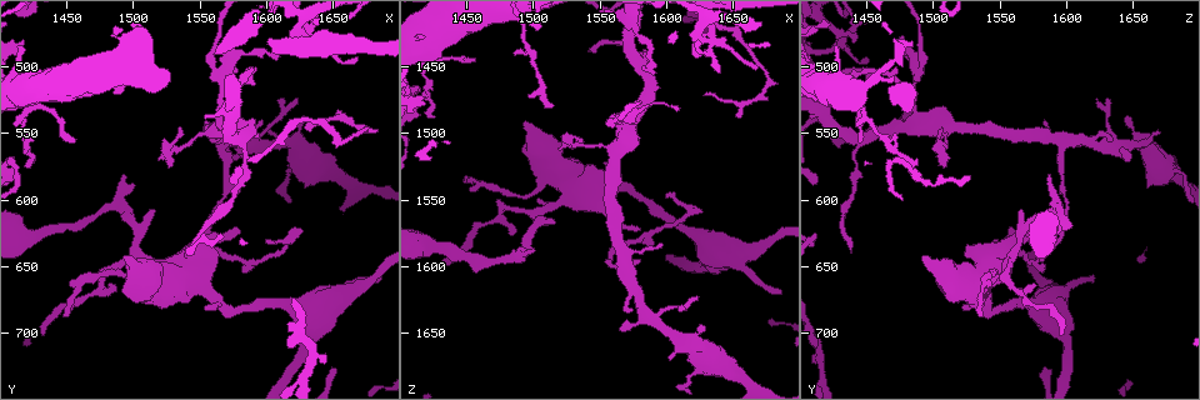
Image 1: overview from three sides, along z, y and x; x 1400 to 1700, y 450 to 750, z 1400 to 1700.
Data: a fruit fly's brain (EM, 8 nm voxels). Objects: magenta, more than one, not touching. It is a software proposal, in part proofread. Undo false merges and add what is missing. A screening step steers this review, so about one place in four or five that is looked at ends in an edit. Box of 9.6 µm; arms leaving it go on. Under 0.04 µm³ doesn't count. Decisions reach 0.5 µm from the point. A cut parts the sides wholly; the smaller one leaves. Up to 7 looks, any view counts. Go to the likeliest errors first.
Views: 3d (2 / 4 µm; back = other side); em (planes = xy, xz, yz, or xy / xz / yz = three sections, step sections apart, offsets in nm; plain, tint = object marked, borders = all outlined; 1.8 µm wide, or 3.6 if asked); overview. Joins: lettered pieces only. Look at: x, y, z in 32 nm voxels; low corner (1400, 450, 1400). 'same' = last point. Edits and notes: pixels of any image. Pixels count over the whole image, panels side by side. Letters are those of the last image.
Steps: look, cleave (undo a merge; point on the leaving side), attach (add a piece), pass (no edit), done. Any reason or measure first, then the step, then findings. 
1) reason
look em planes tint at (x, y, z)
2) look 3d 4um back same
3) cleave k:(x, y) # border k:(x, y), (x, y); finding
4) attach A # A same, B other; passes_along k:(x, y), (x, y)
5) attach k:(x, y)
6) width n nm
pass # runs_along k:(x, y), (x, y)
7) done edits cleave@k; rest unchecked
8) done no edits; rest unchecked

thin end
look em planes borders at (1554, 682, 1522)

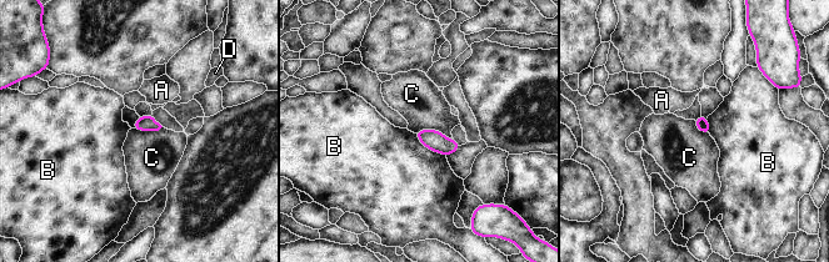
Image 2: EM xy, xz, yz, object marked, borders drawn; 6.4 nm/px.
longest_contact C 260 nm
pass # A other, B other, C other, D other; border 2:(414, 132), (439, 130), (453, 140); none of them fits

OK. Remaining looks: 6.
branch stops here
look em planes tint at (1590, 514, 1458)

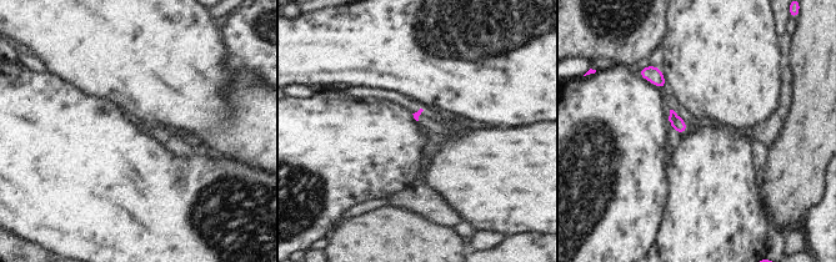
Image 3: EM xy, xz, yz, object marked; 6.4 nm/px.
look em planes borders same

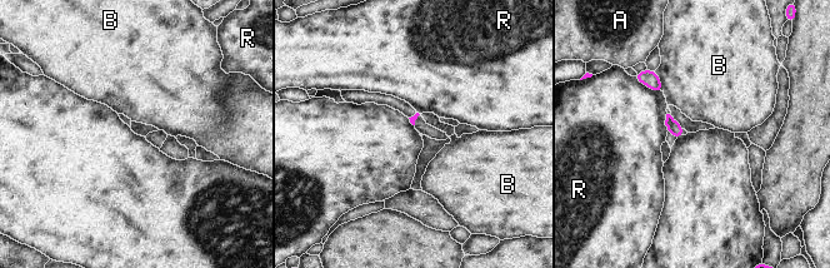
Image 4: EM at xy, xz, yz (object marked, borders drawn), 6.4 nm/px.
pass # A other, B other, R other; border 4:(633, 77), (653, 90), (663, 93); no lettered piece goes on from it

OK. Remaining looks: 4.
branch stops here
look 3d 2um at (1514, 608, 1568)

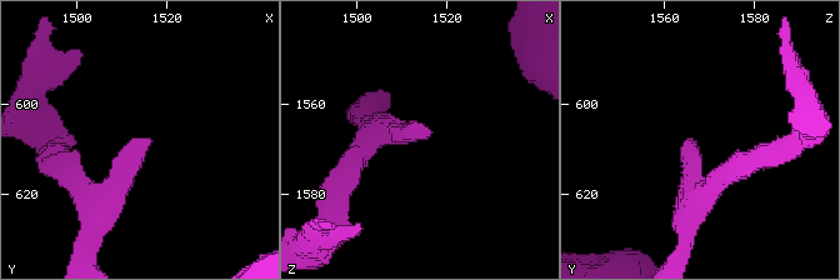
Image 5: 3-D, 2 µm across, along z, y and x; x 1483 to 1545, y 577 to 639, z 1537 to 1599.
look em yz step 4 tint at (1516, 609, 1568)

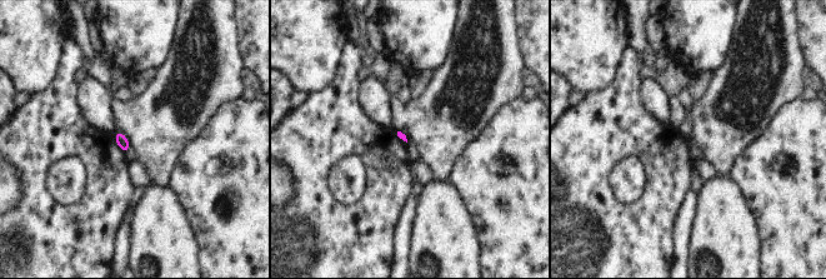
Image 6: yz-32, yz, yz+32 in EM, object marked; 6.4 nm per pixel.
look em planes borders same

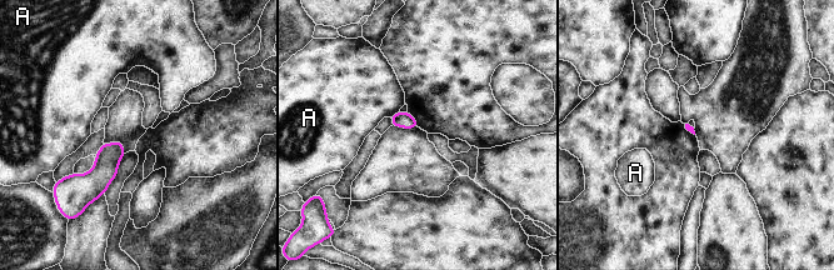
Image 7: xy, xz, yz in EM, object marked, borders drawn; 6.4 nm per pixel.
longest_contact A 80 nm
pass # A other; border 7:(399, 110), (390, 118); none of them fits

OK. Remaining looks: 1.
done no edits; rest unchecked

